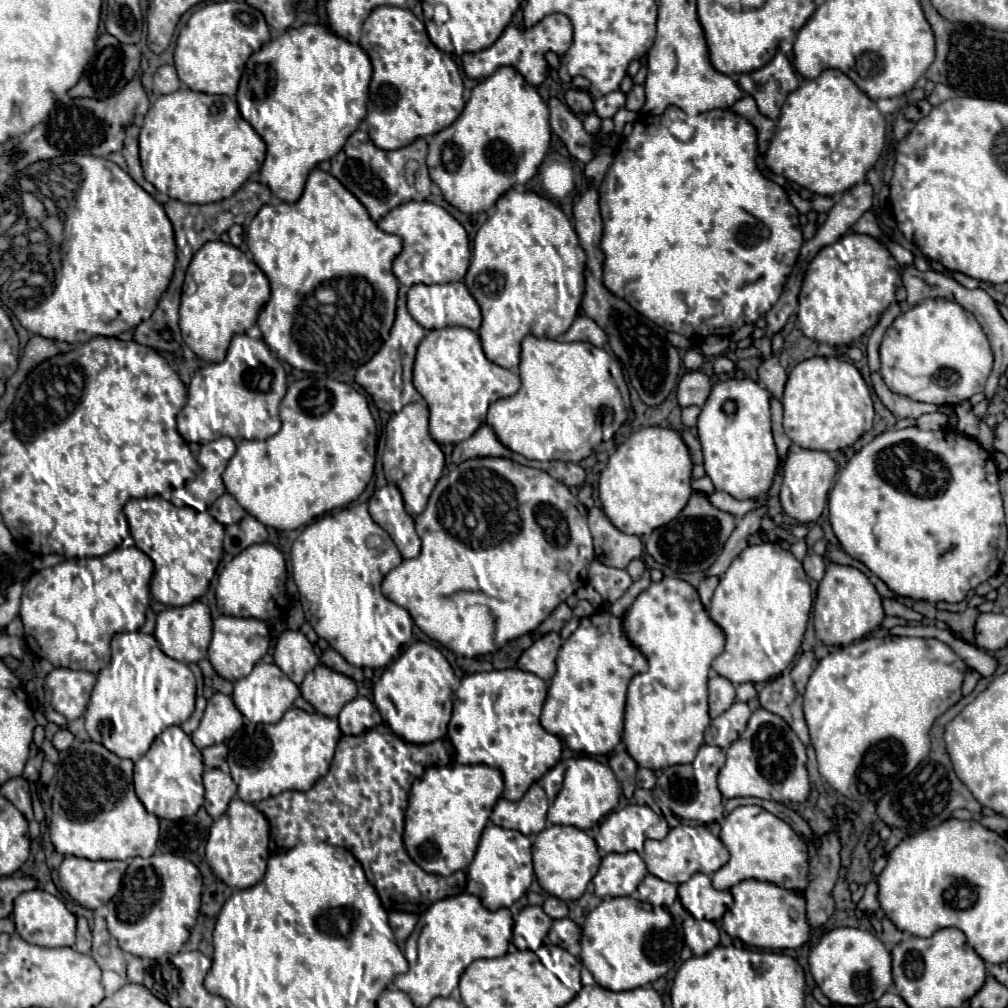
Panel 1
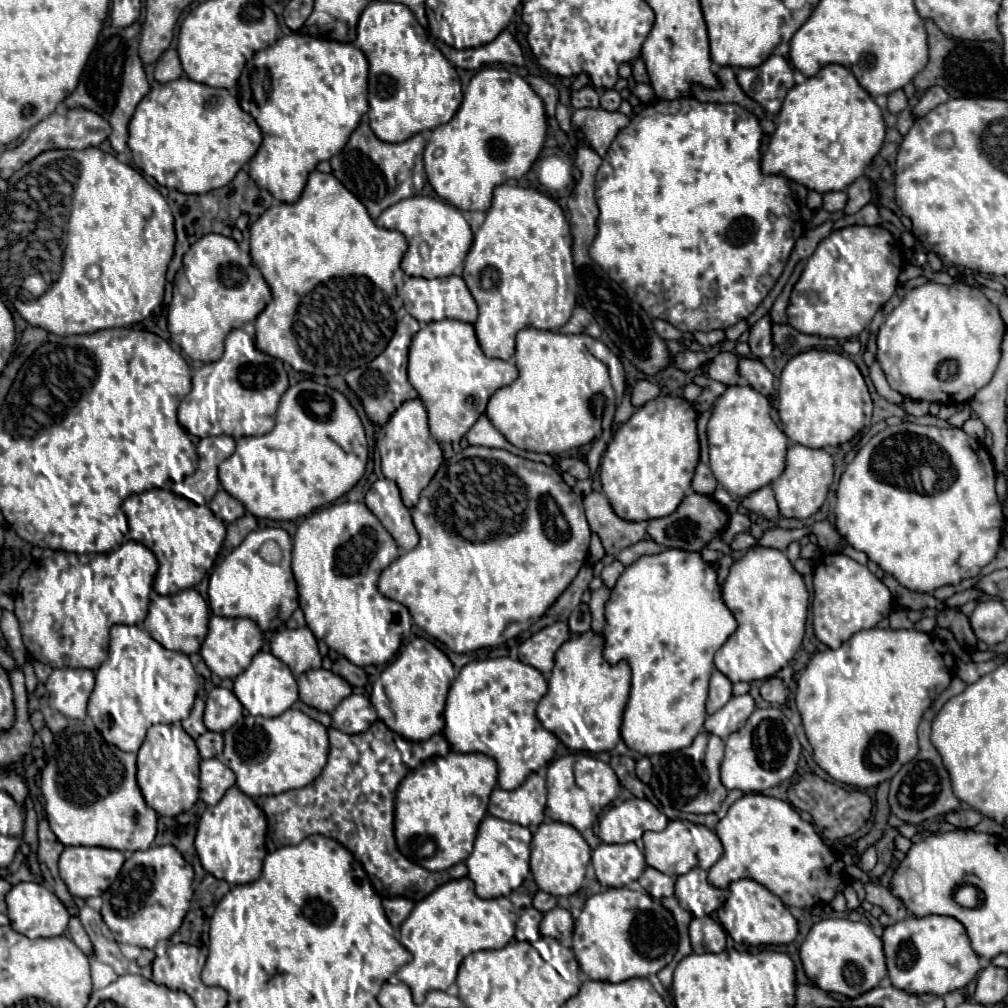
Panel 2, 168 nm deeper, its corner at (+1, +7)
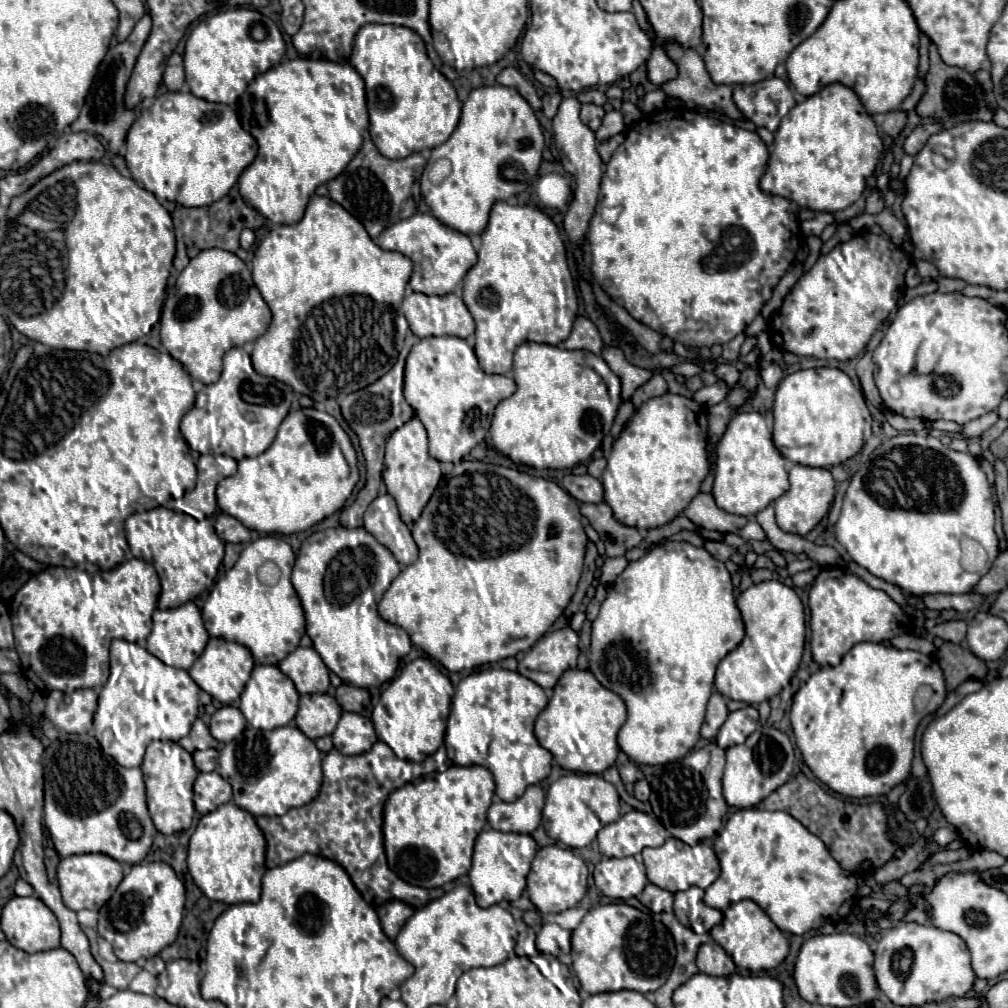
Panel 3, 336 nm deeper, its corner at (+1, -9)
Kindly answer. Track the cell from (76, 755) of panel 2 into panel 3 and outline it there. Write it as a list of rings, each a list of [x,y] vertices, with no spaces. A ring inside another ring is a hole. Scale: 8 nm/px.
[[[61,732],[43,756],[45,766],[45,826],[61,858],[99,852],[123,864],[139,864],[151,850],[155,826],[145,804],[145,784],[139,768],[121,768],[113,758],[103,756],[99,742],[89,734]]]

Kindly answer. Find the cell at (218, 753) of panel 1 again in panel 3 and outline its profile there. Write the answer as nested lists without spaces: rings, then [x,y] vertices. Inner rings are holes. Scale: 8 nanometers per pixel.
[[[215,748],[193,752],[193,760],[199,772],[213,772],[217,770],[217,764],[219,764],[219,752]]]

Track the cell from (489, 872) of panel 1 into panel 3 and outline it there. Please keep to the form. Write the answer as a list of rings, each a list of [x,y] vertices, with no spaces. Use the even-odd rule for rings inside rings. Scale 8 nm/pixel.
[[[483,830],[475,840],[473,868],[469,872],[477,904],[481,908],[489,908],[501,902],[515,902],[525,890],[525,878],[531,870],[531,860],[535,852],[537,852],[537,844],[529,834]]]

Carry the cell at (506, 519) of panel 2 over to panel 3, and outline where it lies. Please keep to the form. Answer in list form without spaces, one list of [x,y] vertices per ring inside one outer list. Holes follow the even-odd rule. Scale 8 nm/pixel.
[[[479,460],[461,462],[449,474],[445,474],[441,478],[441,484],[433,492],[427,506],[423,508],[421,518],[413,524],[411,534],[419,546],[419,558],[413,564],[405,566],[401,570],[401,574],[391,582],[391,586],[387,588],[387,592],[383,594],[383,598],[379,602],[379,614],[383,620],[401,626],[411,636],[411,642],[415,646],[423,648],[433,660],[443,664],[449,672],[471,670],[475,666],[491,664],[491,662],[515,656],[523,650],[529,650],[557,622],[557,618],[563,614],[563,610],[571,602],[571,596],[577,590],[577,582],[579,582],[579,576],[583,570],[583,558],[585,558],[585,550],[587,550],[587,536],[585,536],[585,530],[581,524],[579,504],[577,504],[577,500],[573,500],[573,496],[569,496],[563,488],[559,488],[551,480],[531,476],[527,472],[517,472],[513,468],[505,468],[499,464],[479,462]]]

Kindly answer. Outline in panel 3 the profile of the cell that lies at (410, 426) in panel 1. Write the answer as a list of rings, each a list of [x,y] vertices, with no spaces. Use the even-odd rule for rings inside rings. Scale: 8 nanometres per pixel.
[[[413,416],[413,420],[405,422],[401,428],[397,428],[397,432],[389,436],[383,462],[383,482],[387,486],[387,492],[397,500],[401,520],[405,520],[405,524],[413,524],[419,518],[423,506],[431,498],[439,480],[441,480],[441,468],[439,462],[431,458],[427,452],[425,426],[417,416]]]

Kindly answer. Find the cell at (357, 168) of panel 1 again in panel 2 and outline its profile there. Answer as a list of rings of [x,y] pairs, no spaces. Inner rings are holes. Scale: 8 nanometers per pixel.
[[[363,120],[351,134],[347,146],[337,156],[331,158],[331,168],[333,176],[365,204],[367,212],[375,220],[385,208],[421,192],[425,184],[423,150],[425,138],[421,134],[415,134],[399,144],[389,144],[379,140],[369,128],[369,122]]]

